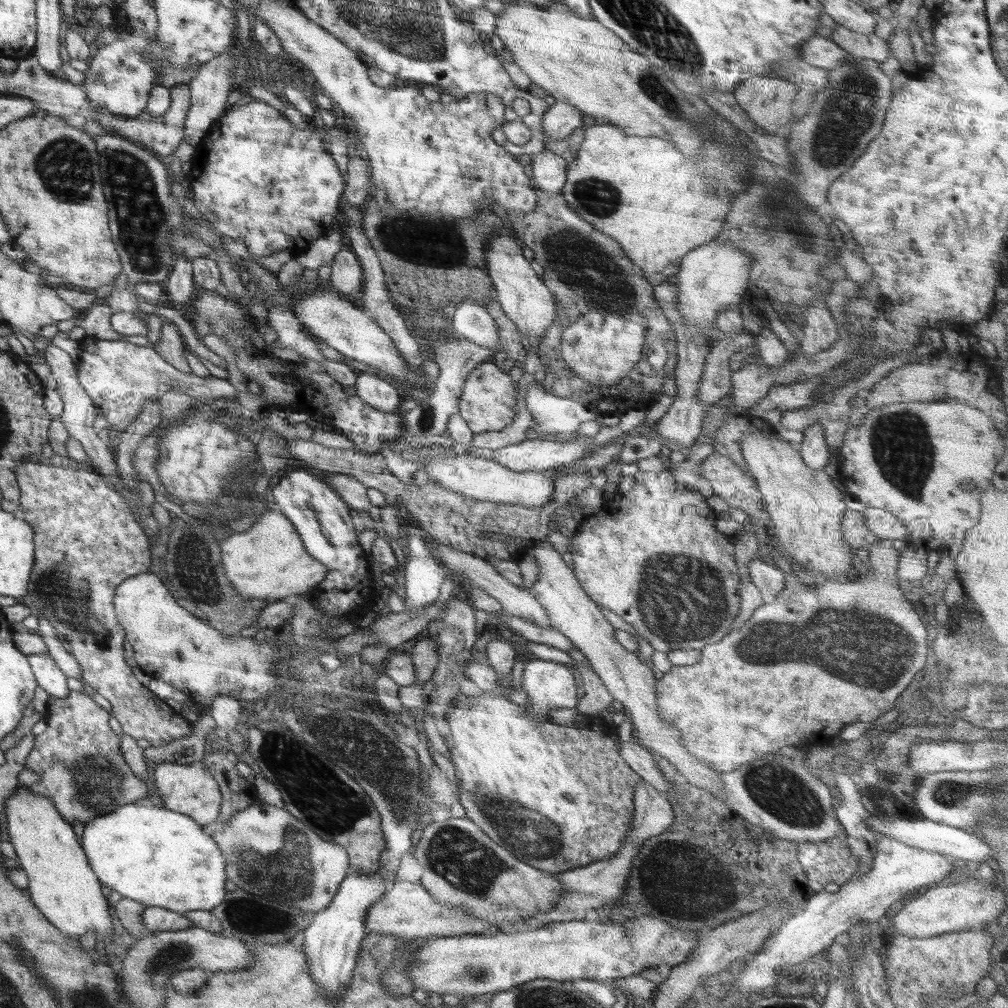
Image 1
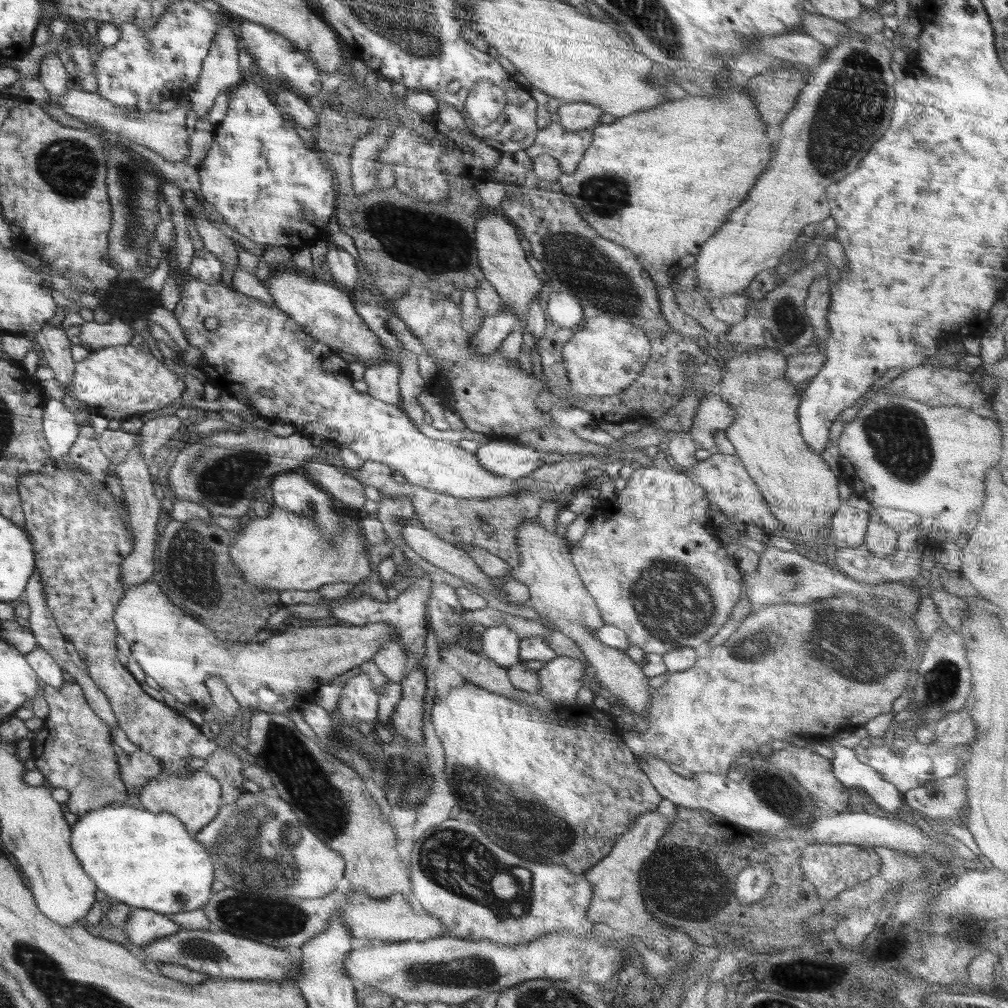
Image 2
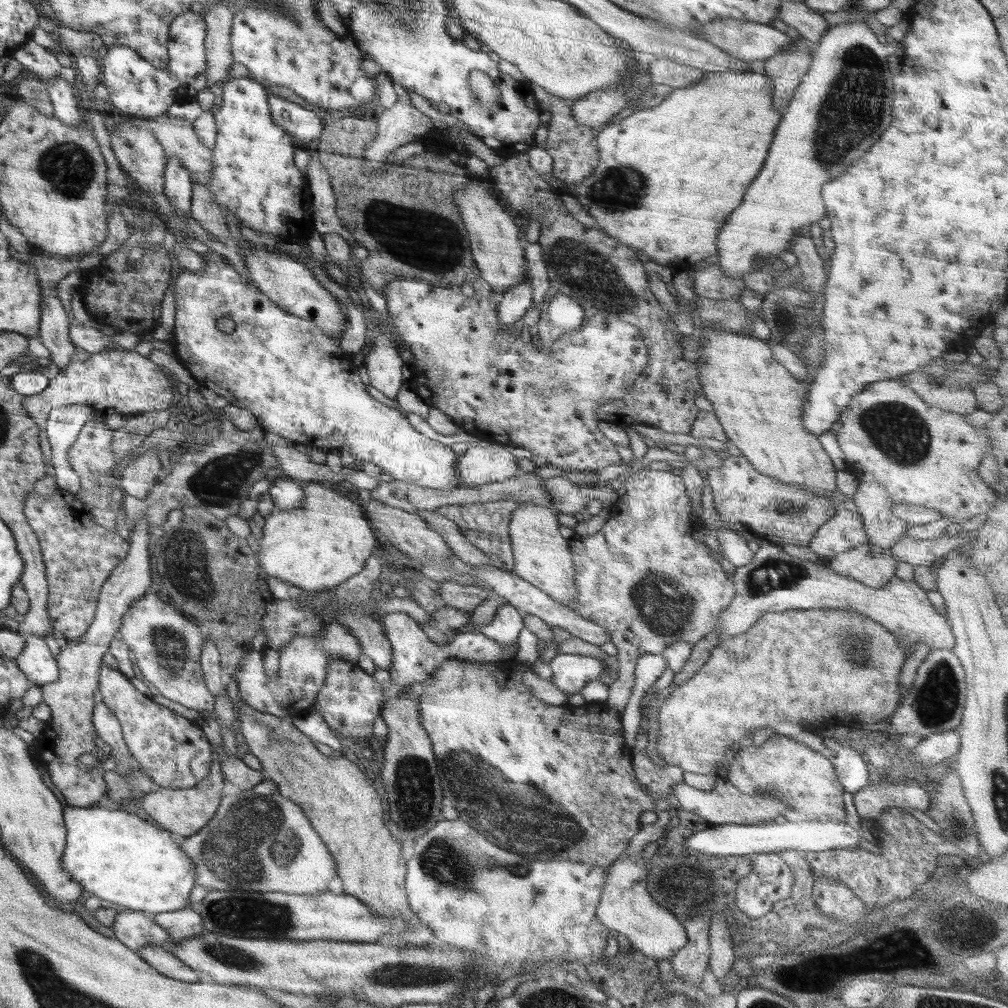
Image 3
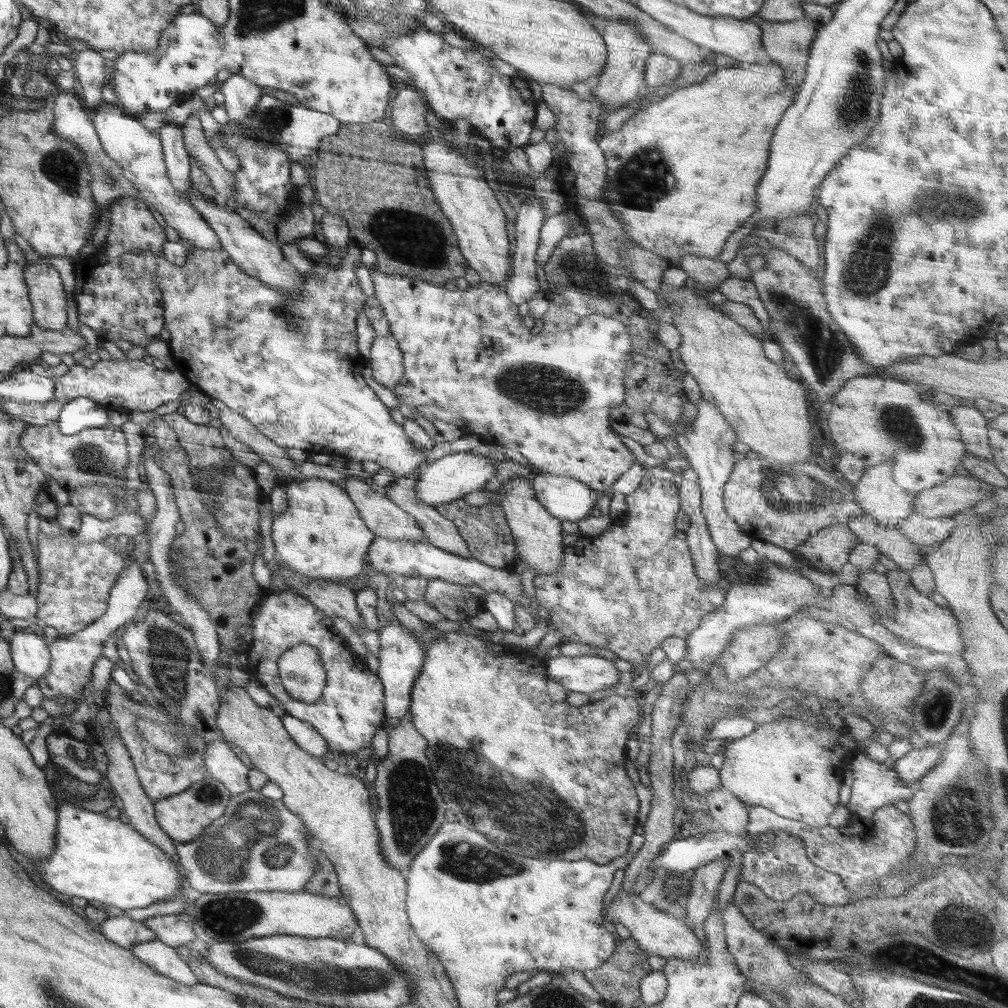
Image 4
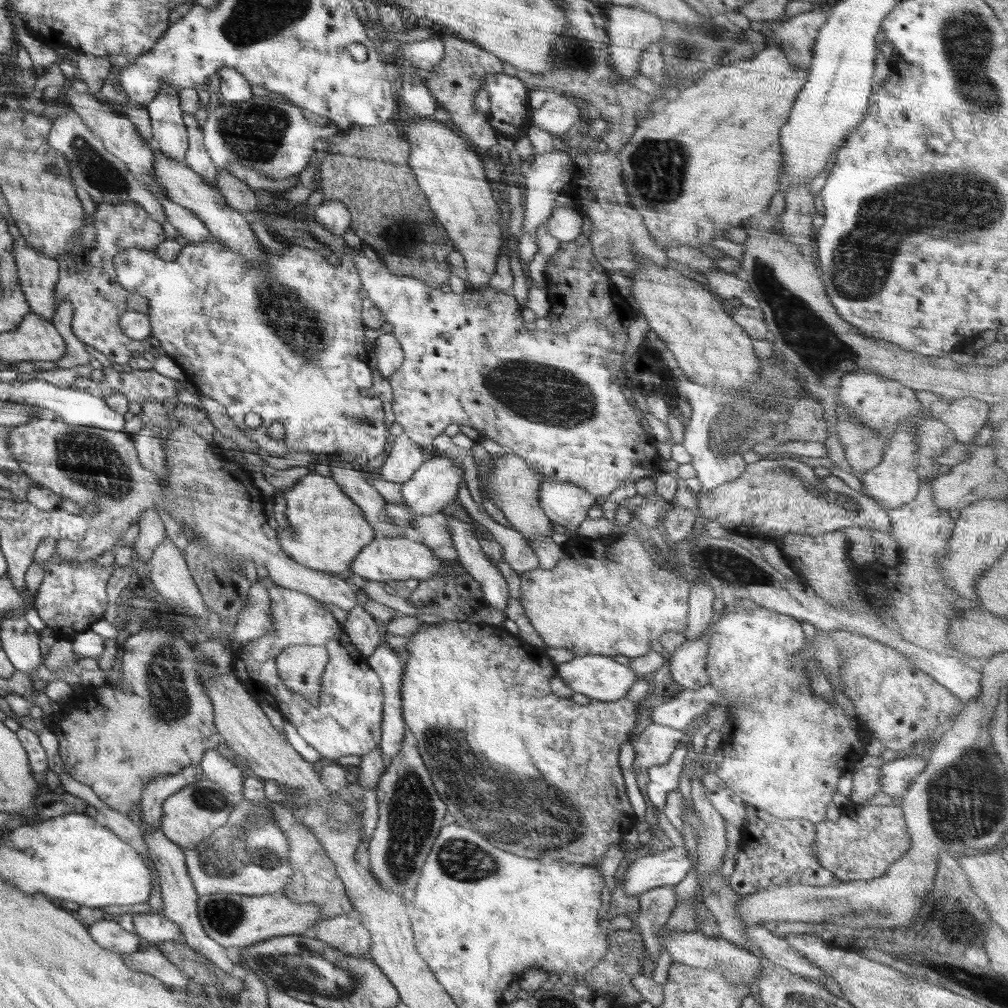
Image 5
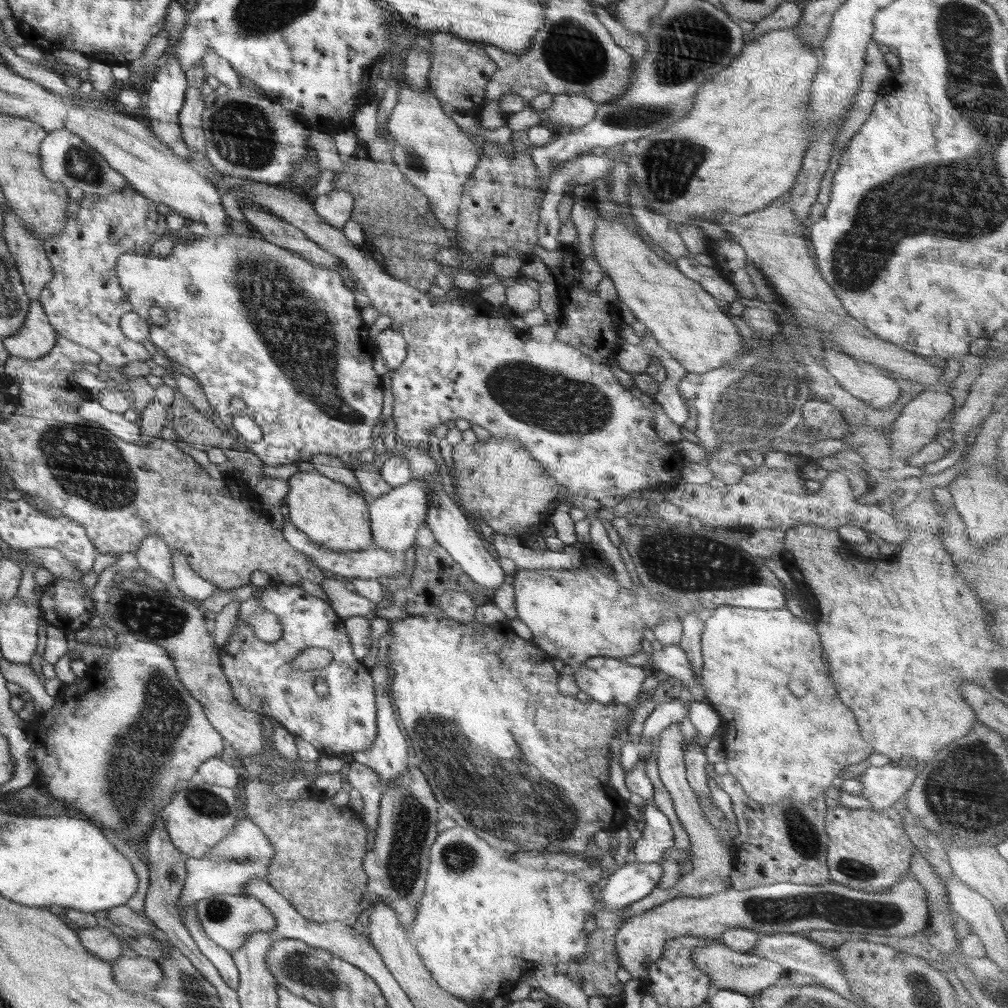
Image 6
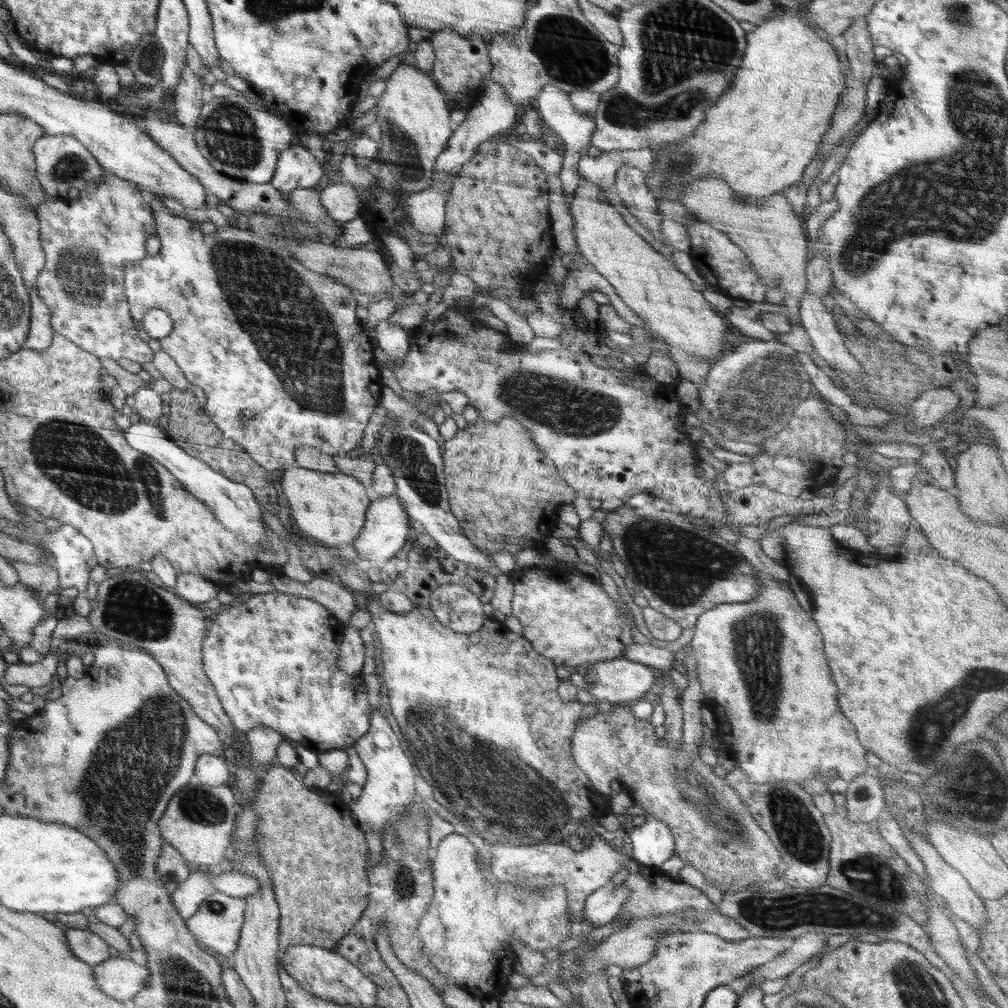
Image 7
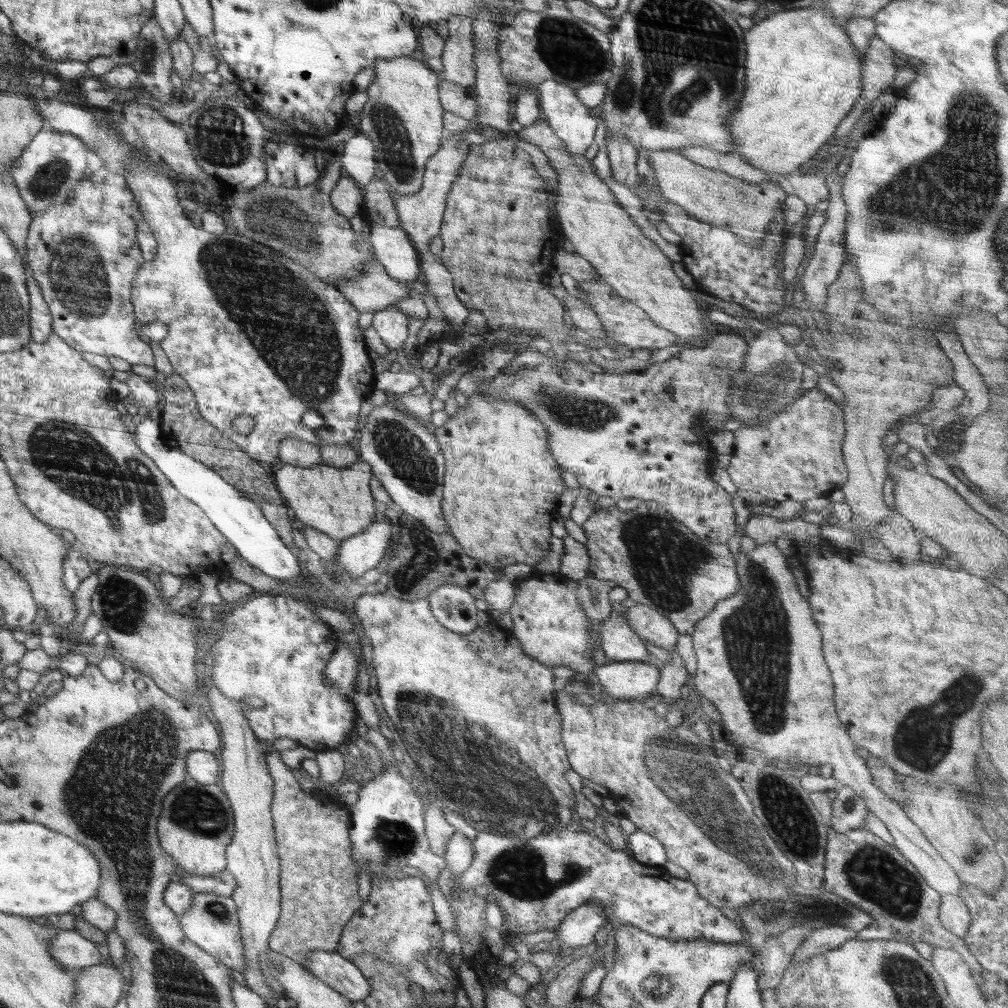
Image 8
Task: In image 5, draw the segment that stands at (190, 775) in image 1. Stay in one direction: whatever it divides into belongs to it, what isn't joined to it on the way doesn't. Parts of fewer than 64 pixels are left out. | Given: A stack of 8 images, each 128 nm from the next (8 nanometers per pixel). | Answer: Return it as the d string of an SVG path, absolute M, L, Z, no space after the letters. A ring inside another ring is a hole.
M202 778L175 792L163 802L161 830L182 849L194 849L217 828L227 823L229 814L239 797L220 788L215 782Z

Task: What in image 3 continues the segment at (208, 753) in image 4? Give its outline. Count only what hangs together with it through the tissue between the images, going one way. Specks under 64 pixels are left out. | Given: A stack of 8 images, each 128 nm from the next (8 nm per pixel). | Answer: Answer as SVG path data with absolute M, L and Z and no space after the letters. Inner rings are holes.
M198 717L194 722L203 730L214 752L218 754L218 762L225 780L244 791L254 788L259 782L267 779L262 771L252 770L242 758L235 757L224 750L222 736L220 736L221 726L218 722L202 717Z

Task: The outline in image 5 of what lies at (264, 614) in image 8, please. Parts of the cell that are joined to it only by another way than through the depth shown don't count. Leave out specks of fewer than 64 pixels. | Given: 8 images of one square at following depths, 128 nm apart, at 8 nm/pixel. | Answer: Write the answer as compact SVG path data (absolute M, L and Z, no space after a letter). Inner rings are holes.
M278 585L268 589L268 595L269 615L275 629L242 648L232 650L232 672L246 692L278 710L294 725L298 735L324 758L337 760L349 754L361 757L377 748L381 742L383 692L381 680L367 664L367 658L360 656L343 627L326 606L312 596ZM292 645L315 645L328 654L315 705L292 692L278 674L276 657Z

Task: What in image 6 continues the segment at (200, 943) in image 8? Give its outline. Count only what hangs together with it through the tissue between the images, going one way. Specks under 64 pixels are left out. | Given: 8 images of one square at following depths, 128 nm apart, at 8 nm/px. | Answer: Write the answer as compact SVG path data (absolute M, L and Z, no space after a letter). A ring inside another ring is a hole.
M220 893L195 903L197 915L206 937L228 952L244 946L248 934L270 932L276 926L275 916L257 898L244 894Z

